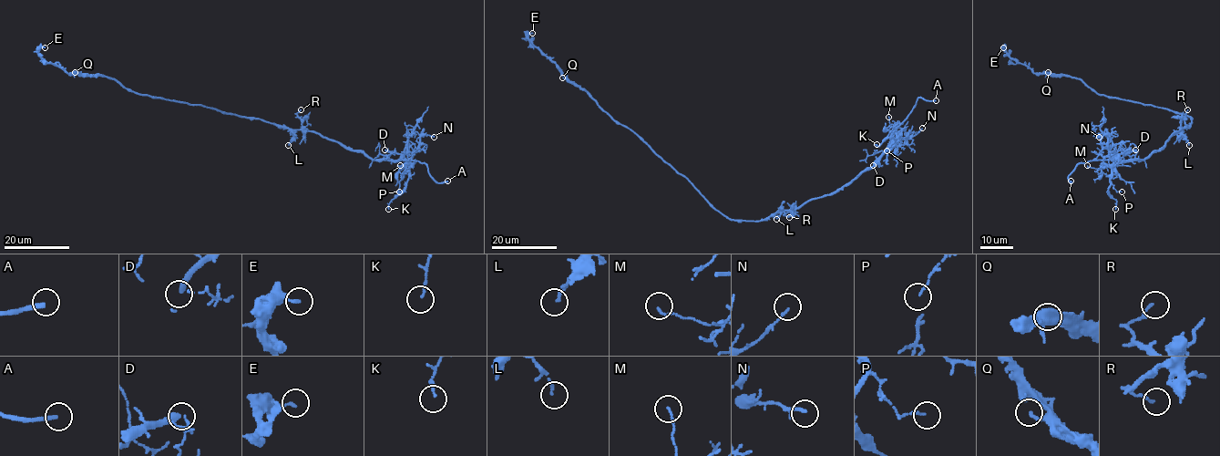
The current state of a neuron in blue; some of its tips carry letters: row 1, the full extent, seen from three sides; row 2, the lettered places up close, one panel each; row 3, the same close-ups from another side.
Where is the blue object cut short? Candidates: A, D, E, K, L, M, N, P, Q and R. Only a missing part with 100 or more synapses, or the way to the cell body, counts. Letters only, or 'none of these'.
A

